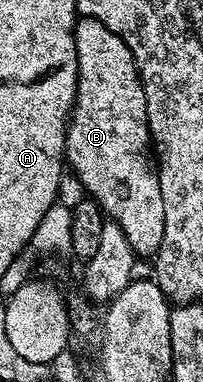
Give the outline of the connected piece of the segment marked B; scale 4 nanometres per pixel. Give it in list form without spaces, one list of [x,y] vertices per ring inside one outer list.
[[[87,16],[81,17],[75,23],[74,41],[76,42],[76,62],[78,63],[78,85],[76,86],[76,94],[74,95],[74,107],[70,122],[66,125],[65,163],[68,165],[69,171],[73,175],[78,176],[85,188],[85,195],[89,199],[95,200],[102,207],[103,213],[113,223],[118,224],[120,230],[124,230],[124,238],[128,238],[135,257],[153,258],[160,250],[160,242],[164,242],[164,198],[160,198],[160,182],[158,181],[156,160],[152,155],[152,141],[150,138],[150,127],[148,126],[148,114],[146,113],[146,99],[144,98],[144,90],[142,89],[142,80],[138,76],[138,67],[132,58],[132,50],[128,50],[124,38],[112,34],[112,30],[108,30],[108,26],[104,26],[104,22],[93,20]]]

